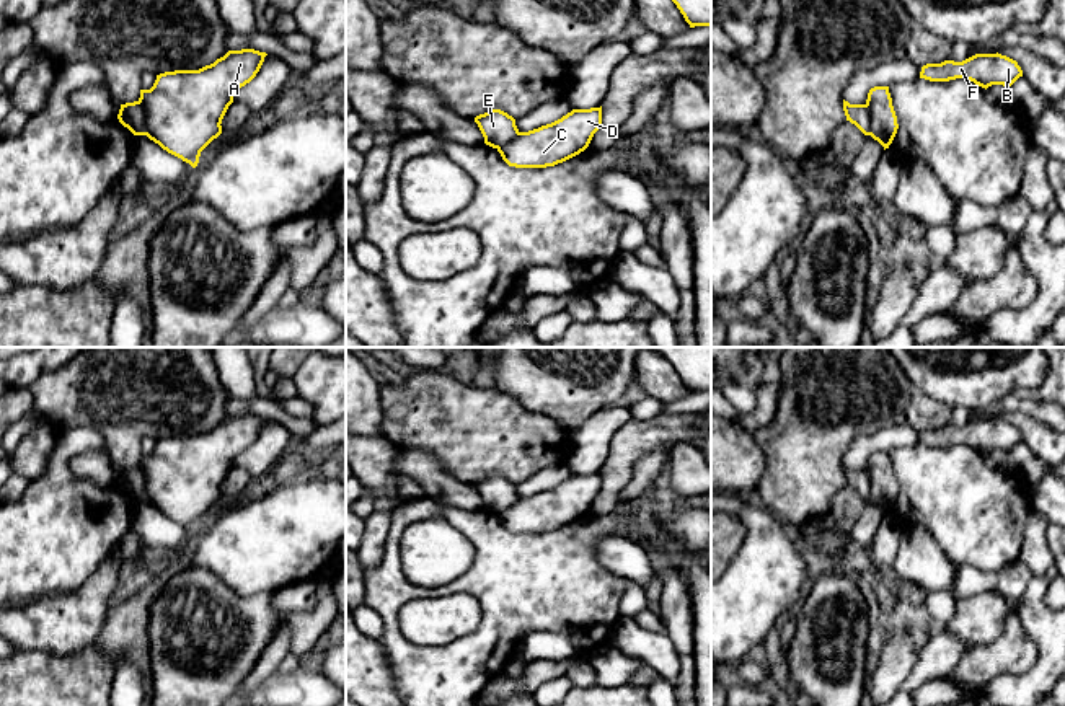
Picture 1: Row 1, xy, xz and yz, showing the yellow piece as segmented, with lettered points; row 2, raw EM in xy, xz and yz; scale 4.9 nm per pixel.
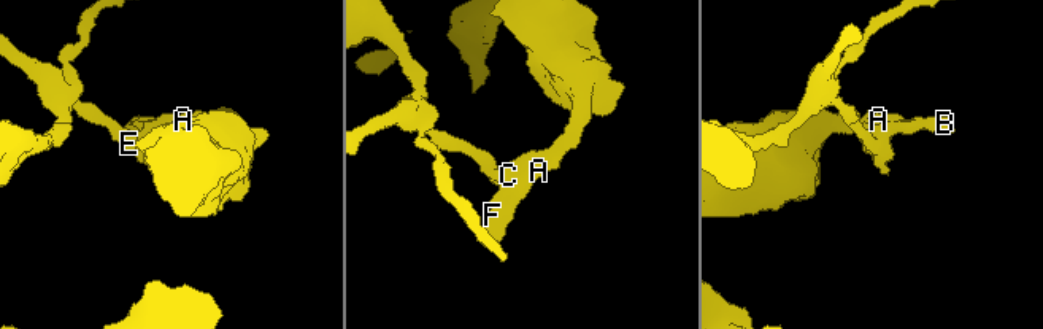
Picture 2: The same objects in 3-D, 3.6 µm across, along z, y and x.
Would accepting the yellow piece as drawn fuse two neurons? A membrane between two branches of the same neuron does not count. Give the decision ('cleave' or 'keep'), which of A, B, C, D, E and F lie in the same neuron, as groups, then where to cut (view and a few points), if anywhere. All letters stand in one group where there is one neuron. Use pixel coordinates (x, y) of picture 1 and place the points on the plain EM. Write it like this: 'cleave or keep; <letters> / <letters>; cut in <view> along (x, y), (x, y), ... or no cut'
cleave; A B C D F / E; cut in xy along (137, 467), (144, 476), (144, 499)

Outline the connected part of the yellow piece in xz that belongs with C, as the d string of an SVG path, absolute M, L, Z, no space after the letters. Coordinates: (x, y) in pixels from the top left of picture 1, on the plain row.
M602 471L572 474L561 484L528 497L519 497L499 512L502 525L515 533L546 533L584 517L602 491Z

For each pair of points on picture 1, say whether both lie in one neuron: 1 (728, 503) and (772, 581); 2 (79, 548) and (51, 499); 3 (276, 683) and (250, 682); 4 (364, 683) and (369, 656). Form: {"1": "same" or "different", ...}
{"1": "same", "2": "same", "3": "different", "4": "same"}

